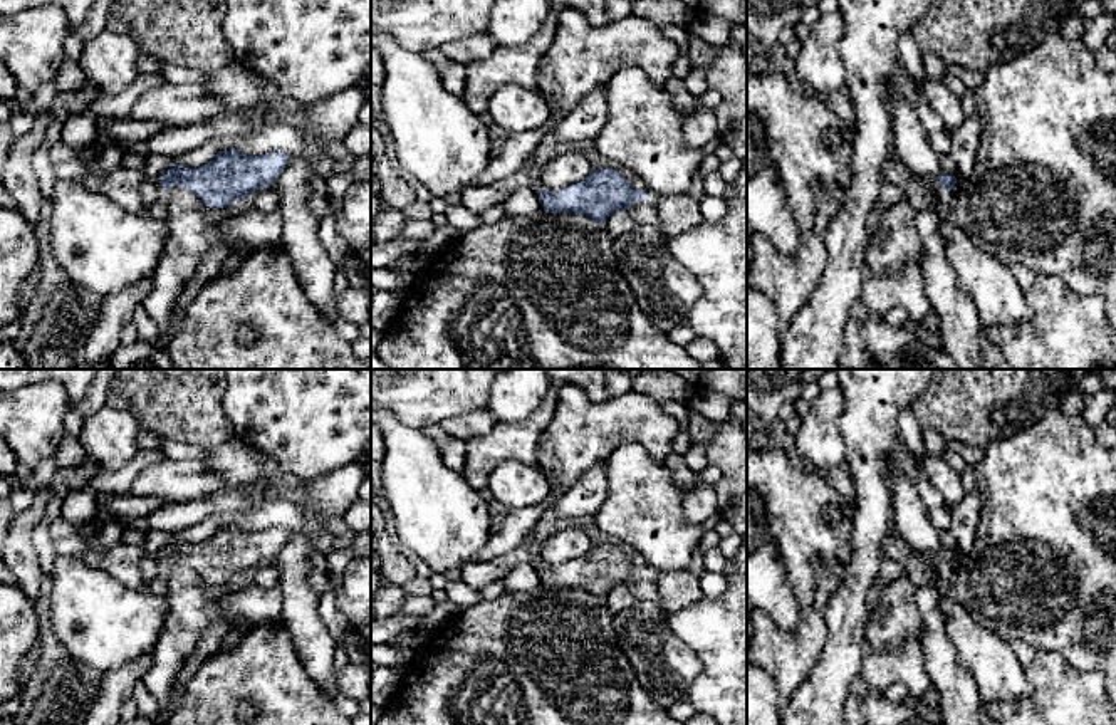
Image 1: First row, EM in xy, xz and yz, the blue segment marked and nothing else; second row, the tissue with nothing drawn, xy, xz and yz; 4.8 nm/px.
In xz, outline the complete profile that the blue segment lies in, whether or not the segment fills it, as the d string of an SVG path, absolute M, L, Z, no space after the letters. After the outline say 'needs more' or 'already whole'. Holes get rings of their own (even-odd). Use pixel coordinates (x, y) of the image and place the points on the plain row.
M554 505L549 507L535 529L514 550L488 562L468 562L460 569L460 577L482 591L483 587L503 581L517 566L530 564L537 569L540 581L550 589L576 589L596 599L606 599L618 586L629 582L643 574L651 574L648 567L639 567L613 544L592 545L582 557L559 567L542 562L544 542L566 529L576 527L574 519L561 517Z; needs more

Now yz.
M891 530L884 537L883 555L884 559L900 562L915 587L935 584L940 594L948 594L948 569L957 559L953 550L941 549L936 559L930 559L916 554L898 532Z; needs more

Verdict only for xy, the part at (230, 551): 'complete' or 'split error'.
split error

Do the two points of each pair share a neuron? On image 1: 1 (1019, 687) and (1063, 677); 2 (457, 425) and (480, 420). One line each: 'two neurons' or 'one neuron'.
1: two neurons
2: one neuron

